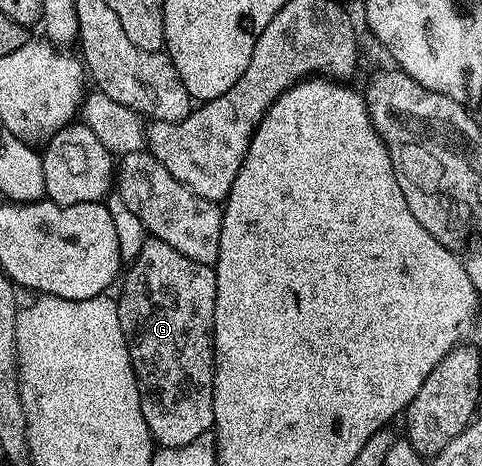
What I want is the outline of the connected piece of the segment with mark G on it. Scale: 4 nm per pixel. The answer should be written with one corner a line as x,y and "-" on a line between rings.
149,236
146,237
143,248
139,248
139,256
128,263
120,286
121,294
116,295
119,328
123,328
123,336
129,345
129,355
143,408
143,420
147,420
149,435
158,447
179,448
183,444
191,444
195,436
210,433
213,428
216,269
207,264
199,264
183,256
183,252
175,252
171,244
163,244
163,240

